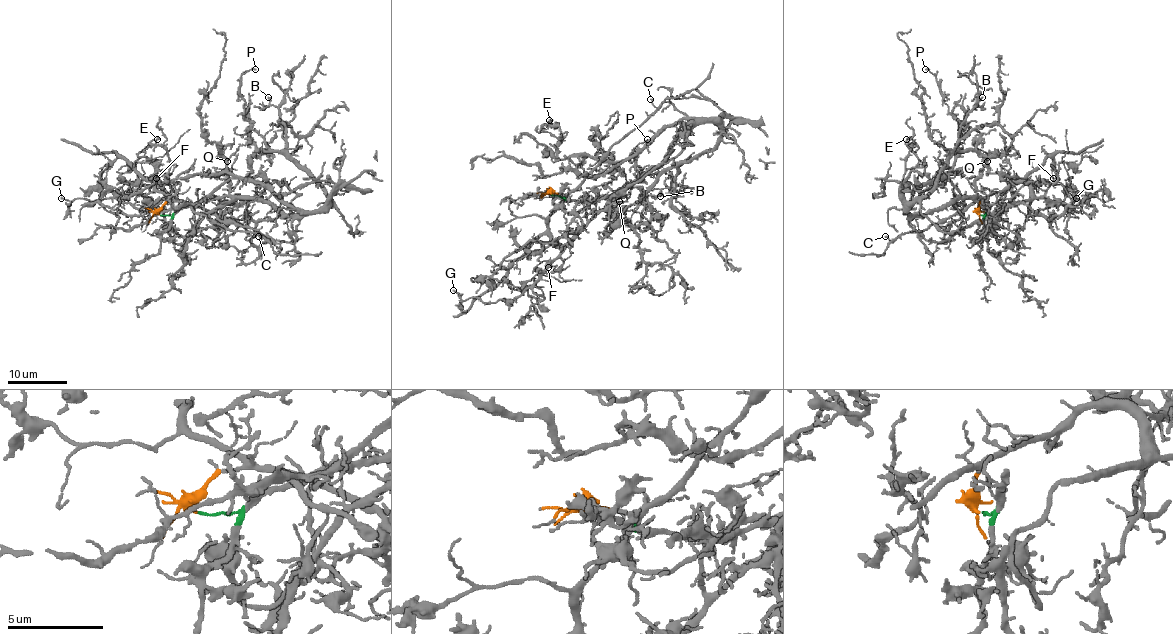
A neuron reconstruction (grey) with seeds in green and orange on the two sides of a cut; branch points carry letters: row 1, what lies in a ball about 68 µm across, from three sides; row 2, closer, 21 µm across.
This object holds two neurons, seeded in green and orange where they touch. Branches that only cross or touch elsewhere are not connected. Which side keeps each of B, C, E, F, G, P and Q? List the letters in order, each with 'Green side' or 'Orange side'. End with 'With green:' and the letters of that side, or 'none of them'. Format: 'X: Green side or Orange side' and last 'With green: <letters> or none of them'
B: Green side
C: Orange side
E: Green side
F: Orange side
G: Orange side
P: Green side
Q: Green side
With green: B, E, P, Q

